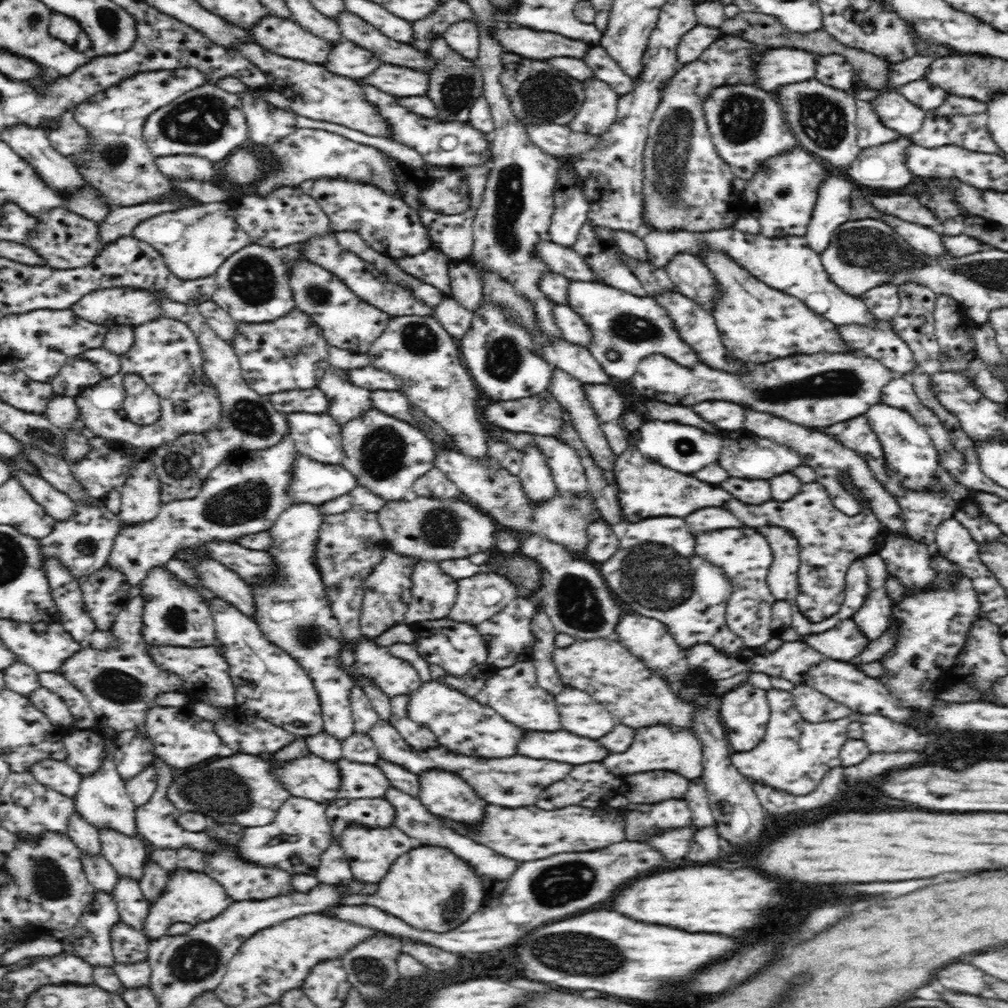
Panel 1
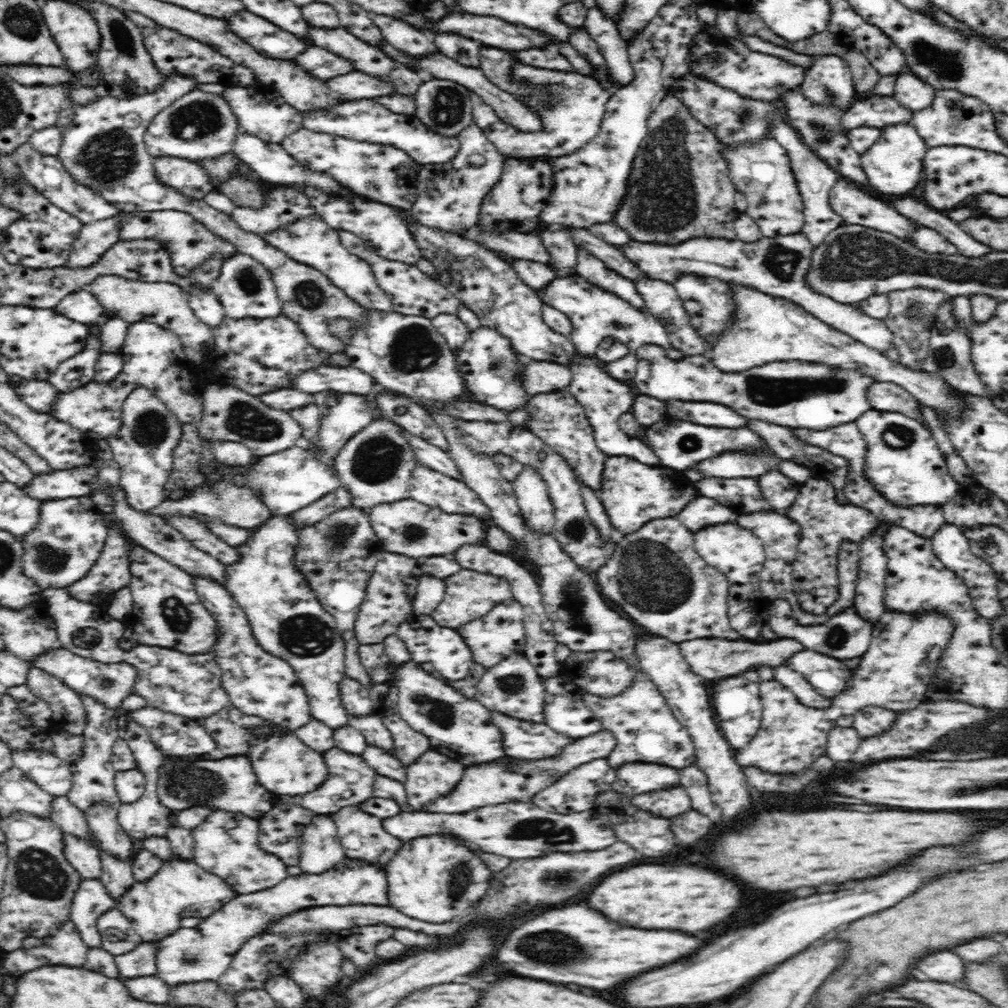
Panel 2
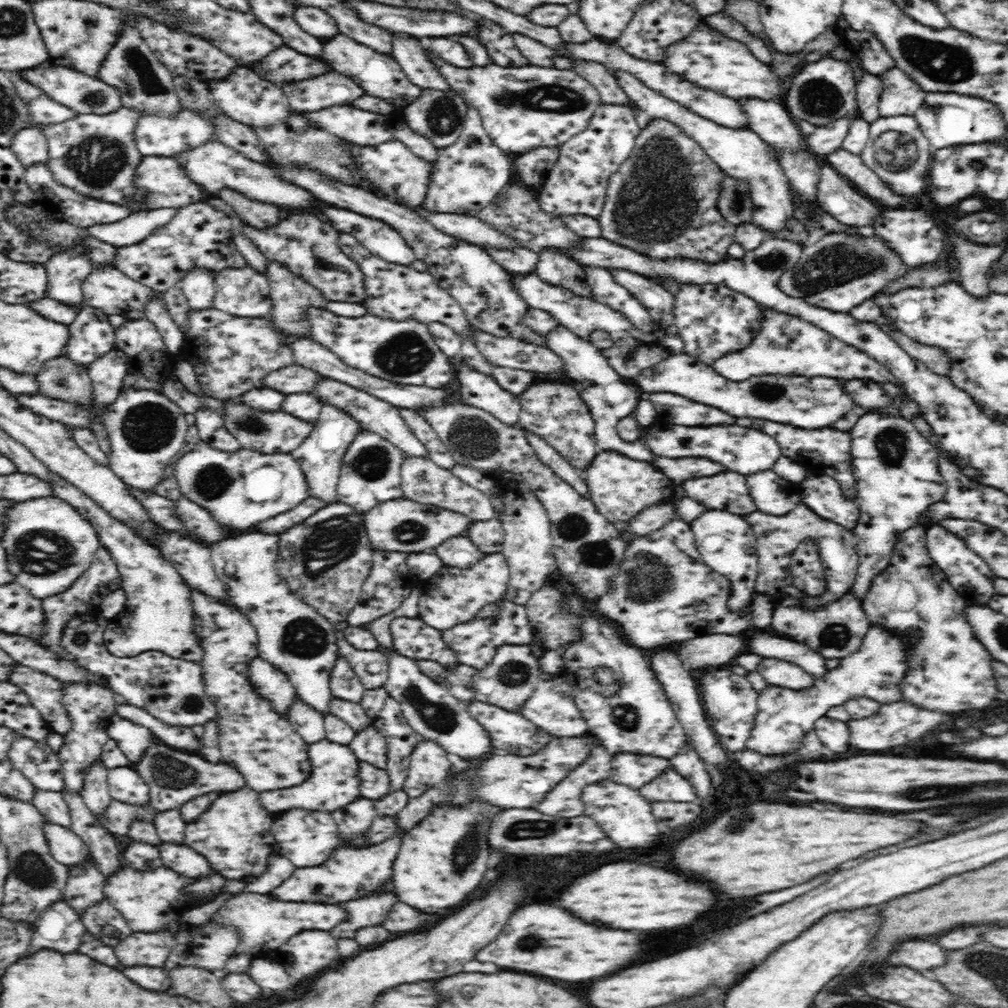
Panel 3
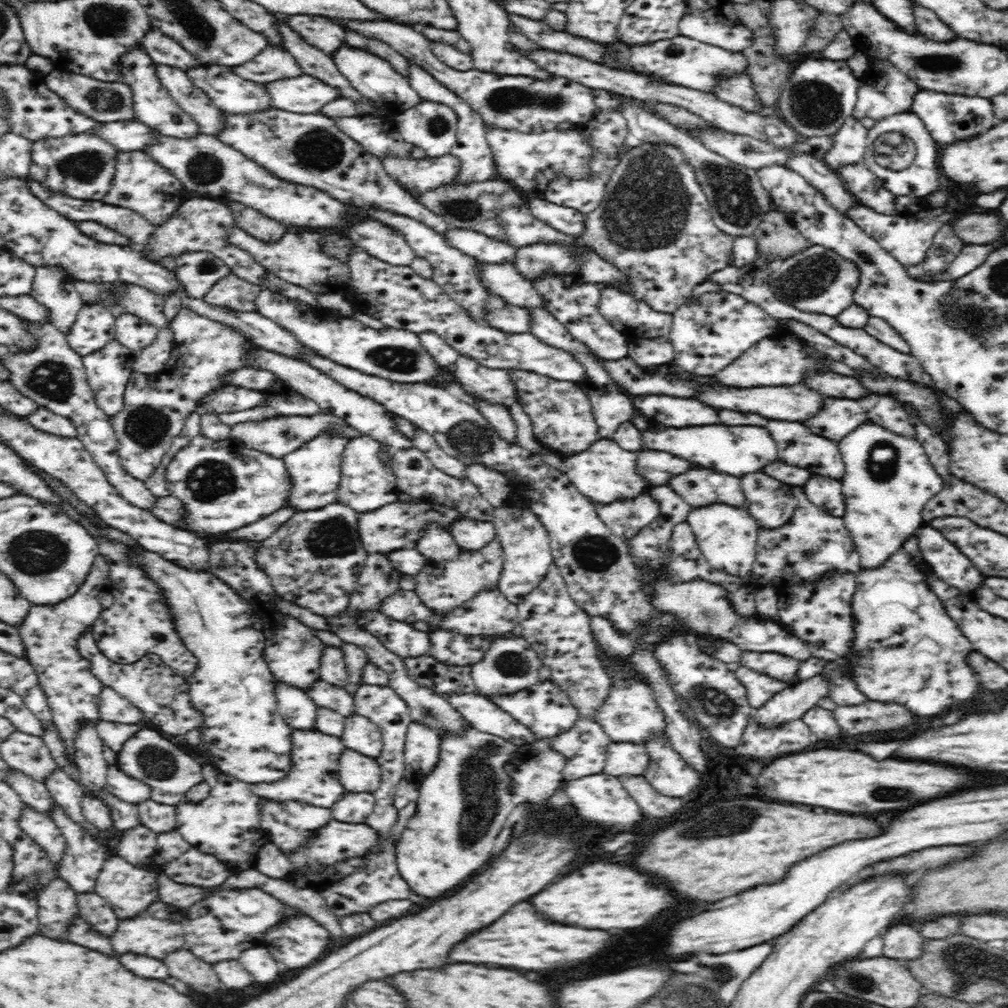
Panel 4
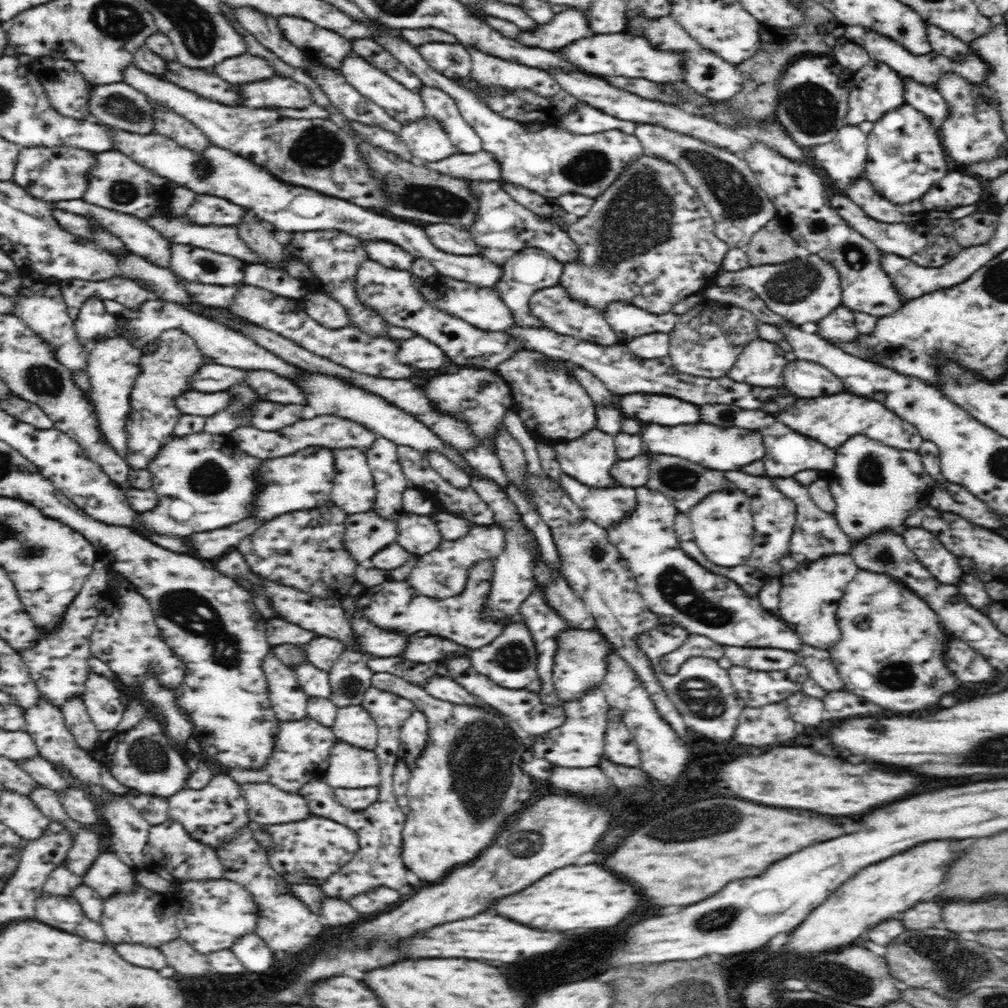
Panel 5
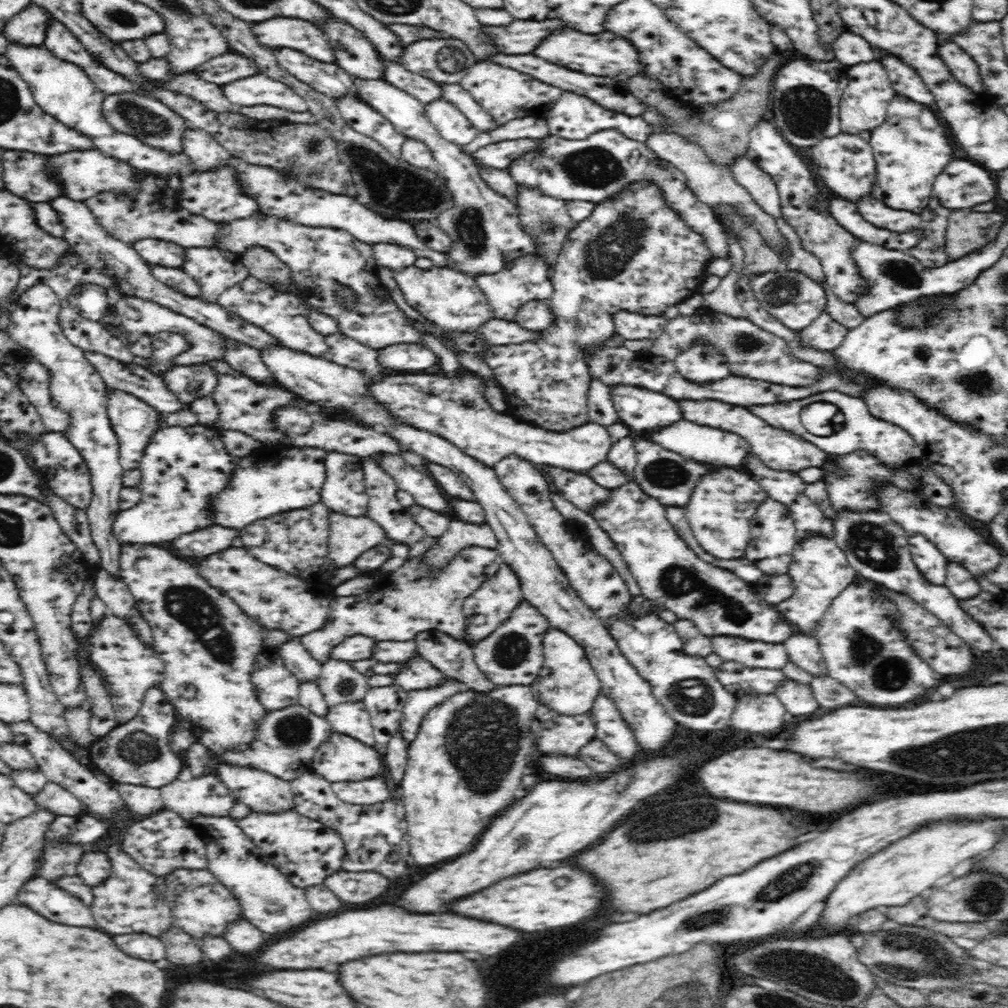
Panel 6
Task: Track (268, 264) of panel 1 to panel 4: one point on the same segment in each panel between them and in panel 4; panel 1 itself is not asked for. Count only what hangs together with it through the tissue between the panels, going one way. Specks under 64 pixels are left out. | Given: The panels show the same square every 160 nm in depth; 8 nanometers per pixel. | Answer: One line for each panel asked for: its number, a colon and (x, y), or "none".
2: (244, 287)
3: (244, 292)
4: (232, 292)

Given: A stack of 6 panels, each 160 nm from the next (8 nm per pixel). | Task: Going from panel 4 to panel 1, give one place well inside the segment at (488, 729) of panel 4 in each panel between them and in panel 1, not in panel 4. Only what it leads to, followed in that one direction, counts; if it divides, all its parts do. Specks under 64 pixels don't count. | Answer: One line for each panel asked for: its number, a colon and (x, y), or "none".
1: (562, 746)
2: (524, 740)
3: (508, 731)

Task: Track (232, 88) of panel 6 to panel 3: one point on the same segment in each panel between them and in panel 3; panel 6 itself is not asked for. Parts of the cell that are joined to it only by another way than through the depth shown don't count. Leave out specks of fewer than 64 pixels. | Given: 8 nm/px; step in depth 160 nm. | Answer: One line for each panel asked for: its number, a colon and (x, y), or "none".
3: (331, 89)
4: (304, 95)
5: (279, 93)

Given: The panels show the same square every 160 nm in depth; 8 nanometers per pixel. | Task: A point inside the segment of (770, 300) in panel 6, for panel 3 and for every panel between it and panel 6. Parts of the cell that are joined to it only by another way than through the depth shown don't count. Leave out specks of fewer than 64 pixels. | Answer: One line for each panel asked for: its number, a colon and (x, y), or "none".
3: (839, 272)
4: (818, 280)
5: (805, 290)

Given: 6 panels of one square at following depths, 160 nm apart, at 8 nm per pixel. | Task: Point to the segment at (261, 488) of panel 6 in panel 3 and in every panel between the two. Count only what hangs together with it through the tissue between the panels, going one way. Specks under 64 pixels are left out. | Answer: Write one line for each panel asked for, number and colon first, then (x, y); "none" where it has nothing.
3: (320, 455)
4: (314, 468)
5: (303, 481)

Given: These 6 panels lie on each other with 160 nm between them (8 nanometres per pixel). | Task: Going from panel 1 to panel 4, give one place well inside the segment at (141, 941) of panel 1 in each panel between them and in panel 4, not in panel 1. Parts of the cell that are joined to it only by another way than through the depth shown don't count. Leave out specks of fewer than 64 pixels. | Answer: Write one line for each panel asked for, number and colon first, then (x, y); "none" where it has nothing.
2: (118, 935)
3: (101, 919)
4: (94, 909)

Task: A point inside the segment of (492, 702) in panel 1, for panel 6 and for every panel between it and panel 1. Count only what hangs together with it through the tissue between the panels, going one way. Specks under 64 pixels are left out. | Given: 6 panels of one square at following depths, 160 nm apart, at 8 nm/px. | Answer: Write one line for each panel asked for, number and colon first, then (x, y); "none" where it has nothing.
2: (513, 686)
3: (507, 682)
4: (510, 664)
5: (510, 660)
6: (513, 654)

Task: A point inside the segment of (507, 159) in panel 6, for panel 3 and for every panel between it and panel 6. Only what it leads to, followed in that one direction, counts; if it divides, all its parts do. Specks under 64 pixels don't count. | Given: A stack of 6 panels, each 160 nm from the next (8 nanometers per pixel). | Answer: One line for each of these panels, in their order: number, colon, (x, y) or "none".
3: (400, 175)
4: (425, 174)
5: (481, 166)

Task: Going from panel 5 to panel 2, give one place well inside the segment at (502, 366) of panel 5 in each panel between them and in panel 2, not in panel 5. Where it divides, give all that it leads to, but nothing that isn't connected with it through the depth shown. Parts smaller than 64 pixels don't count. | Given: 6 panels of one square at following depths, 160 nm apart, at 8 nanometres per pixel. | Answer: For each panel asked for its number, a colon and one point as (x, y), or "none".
2: (556, 417)
3: (554, 410)
4: (561, 415)

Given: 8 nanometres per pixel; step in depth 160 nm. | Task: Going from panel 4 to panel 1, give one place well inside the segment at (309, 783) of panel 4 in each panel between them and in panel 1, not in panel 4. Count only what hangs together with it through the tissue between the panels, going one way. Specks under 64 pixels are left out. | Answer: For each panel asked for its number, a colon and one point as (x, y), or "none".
1: (359, 780)
2: (350, 779)
3: (333, 784)

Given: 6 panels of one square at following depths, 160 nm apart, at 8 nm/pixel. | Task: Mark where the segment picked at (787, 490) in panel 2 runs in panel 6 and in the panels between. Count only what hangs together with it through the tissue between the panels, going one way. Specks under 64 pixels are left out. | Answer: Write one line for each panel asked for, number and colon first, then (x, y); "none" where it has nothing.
3: (772, 495)
4: (769, 501)
5: (774, 516)
6: (772, 534)

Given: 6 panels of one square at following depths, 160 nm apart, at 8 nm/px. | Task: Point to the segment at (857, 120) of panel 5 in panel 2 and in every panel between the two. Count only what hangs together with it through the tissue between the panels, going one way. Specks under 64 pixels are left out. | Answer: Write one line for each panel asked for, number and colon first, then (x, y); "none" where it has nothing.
2: (913, 94)
3: (900, 95)
4: (885, 90)

